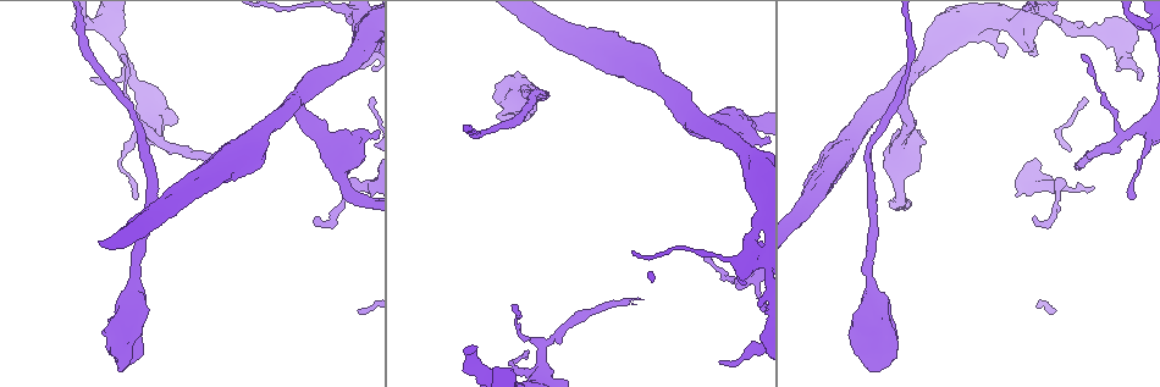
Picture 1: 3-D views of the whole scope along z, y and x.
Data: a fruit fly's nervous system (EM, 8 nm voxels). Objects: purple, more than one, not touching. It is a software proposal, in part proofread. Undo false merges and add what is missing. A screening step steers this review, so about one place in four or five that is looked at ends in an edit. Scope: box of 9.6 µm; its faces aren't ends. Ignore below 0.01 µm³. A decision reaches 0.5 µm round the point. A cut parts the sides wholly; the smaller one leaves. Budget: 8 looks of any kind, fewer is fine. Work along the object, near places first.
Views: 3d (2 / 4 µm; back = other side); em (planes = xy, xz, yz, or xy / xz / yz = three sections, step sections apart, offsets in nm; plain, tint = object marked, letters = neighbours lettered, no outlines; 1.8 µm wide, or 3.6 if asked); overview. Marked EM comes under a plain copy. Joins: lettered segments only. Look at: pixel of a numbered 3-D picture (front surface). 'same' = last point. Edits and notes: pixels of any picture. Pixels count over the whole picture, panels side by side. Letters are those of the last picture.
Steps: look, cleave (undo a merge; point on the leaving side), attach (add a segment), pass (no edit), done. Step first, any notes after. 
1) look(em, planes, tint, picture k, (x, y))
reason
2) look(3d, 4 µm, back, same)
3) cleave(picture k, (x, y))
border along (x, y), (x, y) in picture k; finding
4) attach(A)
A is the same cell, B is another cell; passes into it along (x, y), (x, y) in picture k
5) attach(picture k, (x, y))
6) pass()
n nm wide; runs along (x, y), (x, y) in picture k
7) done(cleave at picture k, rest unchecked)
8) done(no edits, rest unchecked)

look(3d, 4 µm, picture 1, (1022, 32))
abrupt turn

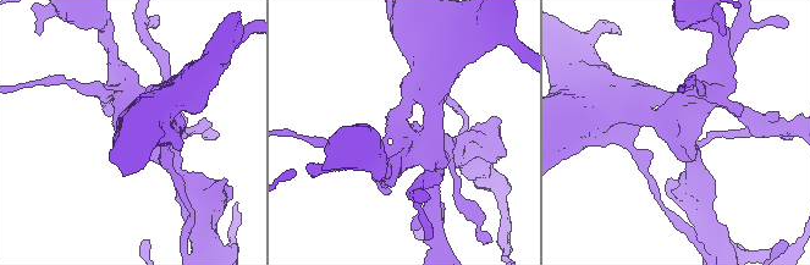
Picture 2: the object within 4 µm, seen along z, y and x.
look(em, planes, letters, picture 2, (675, 132))

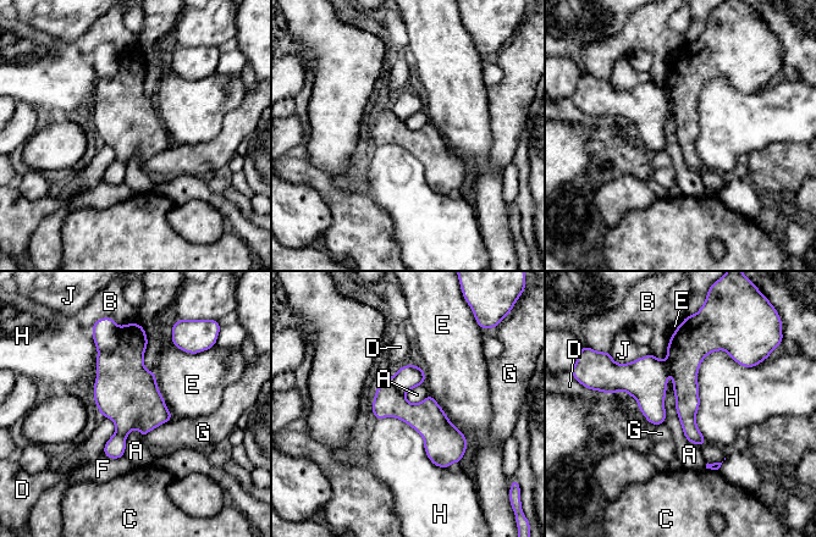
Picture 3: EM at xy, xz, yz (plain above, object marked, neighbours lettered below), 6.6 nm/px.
cleave(picture 3, (122, 382))
H touches over 650 nm; A, B, C, D, E, F, G, H and J are other cells; border along (117, 327), (117, 343), (98, 352) in picture 3; a second cell is stuck on

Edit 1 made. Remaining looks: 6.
look(overview)

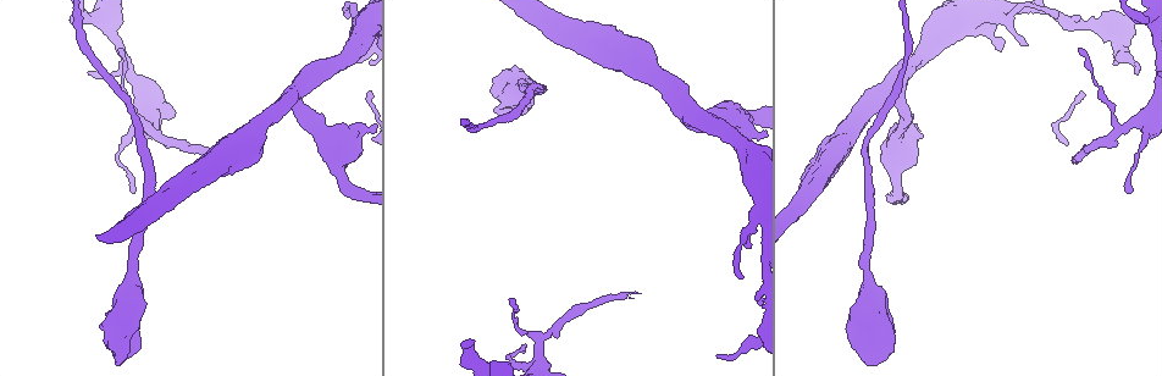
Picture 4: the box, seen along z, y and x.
look(3d, 2 µm, picture 4, (717, 356))
end of a long branch

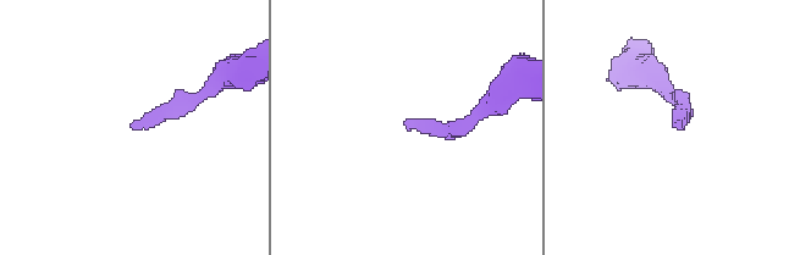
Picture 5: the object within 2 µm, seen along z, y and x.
look(em, planes, letters, picture 5, (675, 124))
need the tissue

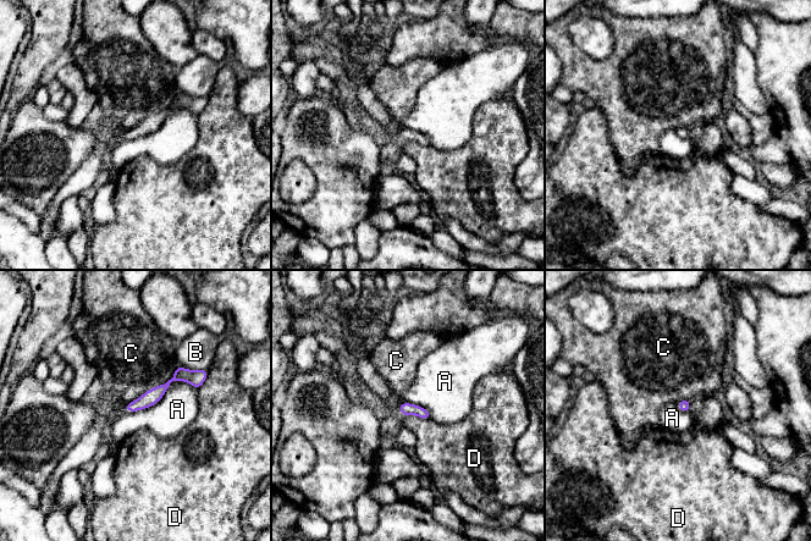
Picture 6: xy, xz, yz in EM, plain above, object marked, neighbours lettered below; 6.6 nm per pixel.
pass()
80 nm wide; A, B, C and D are other cells; none of them fits

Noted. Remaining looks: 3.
look(em, xz, step 4, letters, picture 4, (1073, 162))
branch stops here

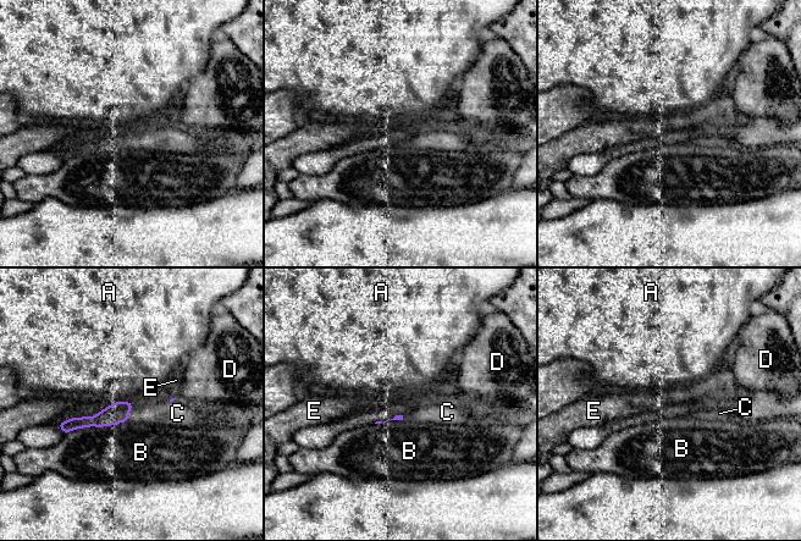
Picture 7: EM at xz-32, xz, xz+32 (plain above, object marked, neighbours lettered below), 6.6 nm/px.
attach(C)
C is the same cell, A, B, D and E are other cells; the cell continues

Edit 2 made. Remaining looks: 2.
look(overview)
see it whole again

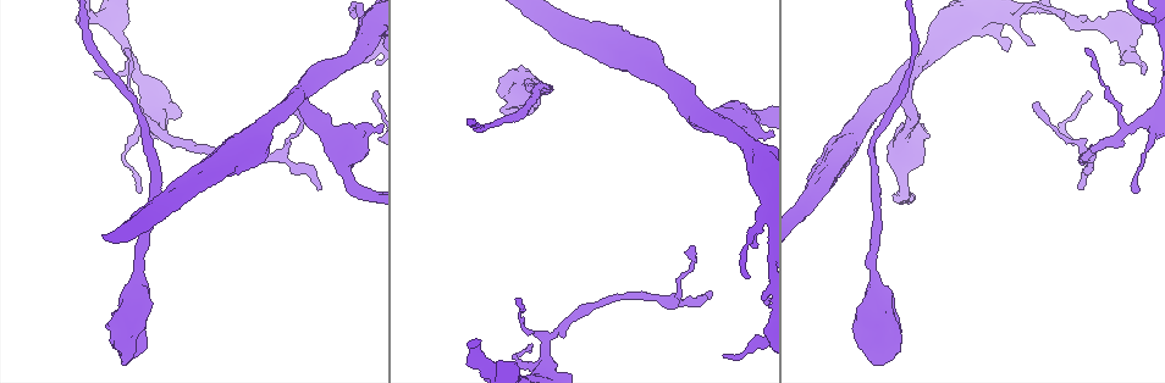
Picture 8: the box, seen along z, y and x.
look(em, planes, letters, picture 8, (144, 346))
branch stops here

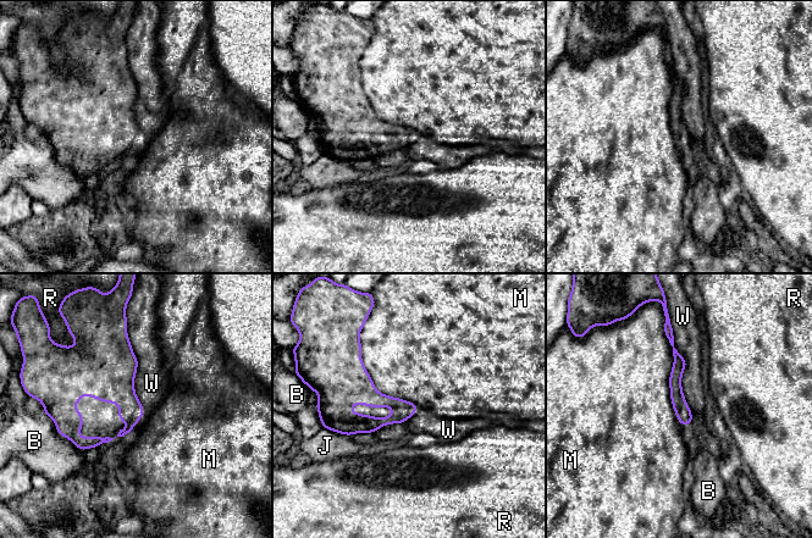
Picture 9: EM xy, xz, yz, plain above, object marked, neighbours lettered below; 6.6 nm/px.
pass()
M touches over 650 nm; B, J, M, R and W are other cells; border along (670, 326), (692, 422) in picture 9; none of them fits

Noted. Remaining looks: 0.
done(cleave at picture 3, attach at picture 7, rest unchecked)

